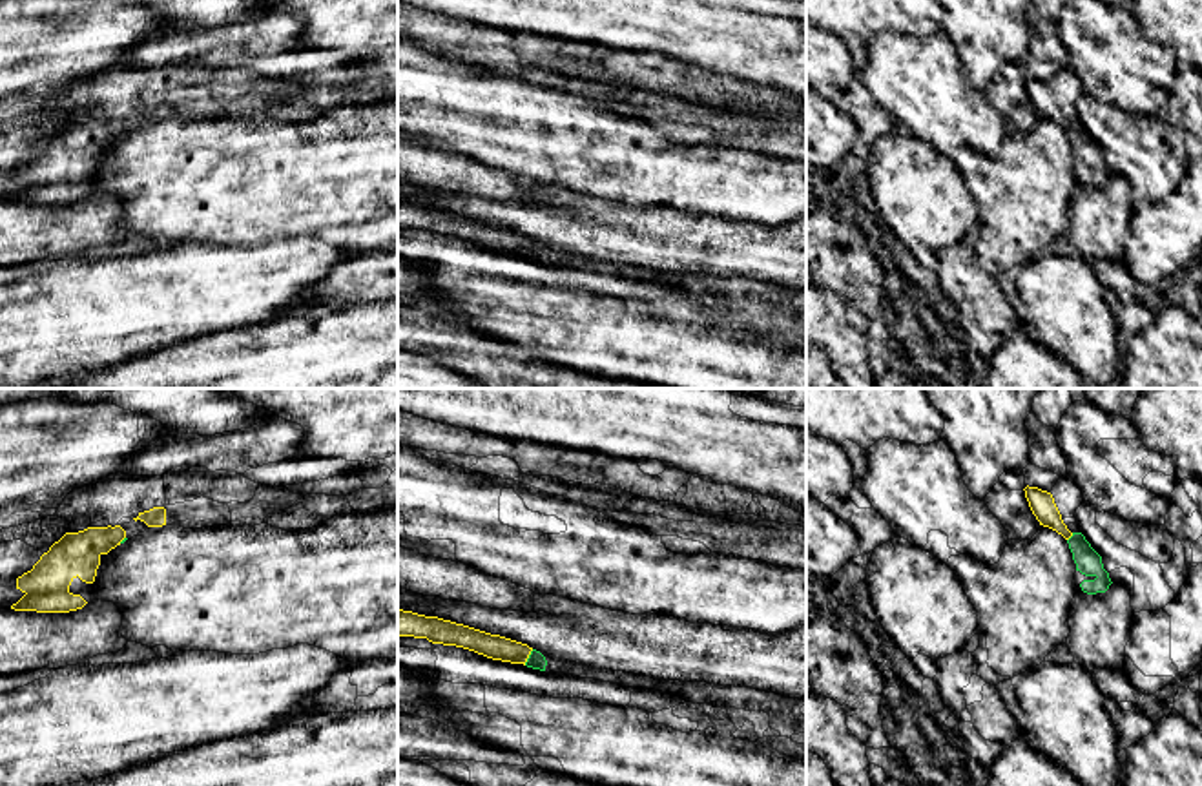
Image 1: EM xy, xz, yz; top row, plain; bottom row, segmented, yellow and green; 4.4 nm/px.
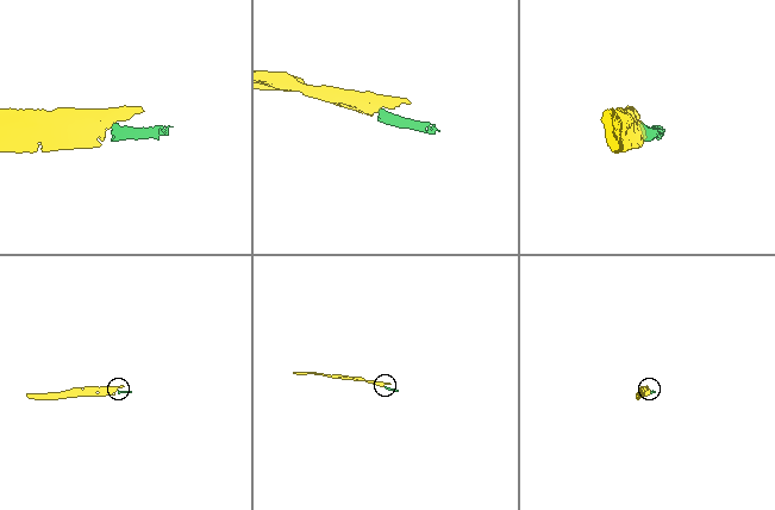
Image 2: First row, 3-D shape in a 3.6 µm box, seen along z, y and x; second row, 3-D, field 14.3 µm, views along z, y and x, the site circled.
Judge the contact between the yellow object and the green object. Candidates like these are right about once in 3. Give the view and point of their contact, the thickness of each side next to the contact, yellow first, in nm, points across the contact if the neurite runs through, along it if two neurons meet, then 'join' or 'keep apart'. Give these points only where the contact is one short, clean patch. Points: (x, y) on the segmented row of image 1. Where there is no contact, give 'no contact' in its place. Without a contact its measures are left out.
xz (528, 657) | 110/80 nm | across xz (493, 646), (528, 657), (537, 661) | join

